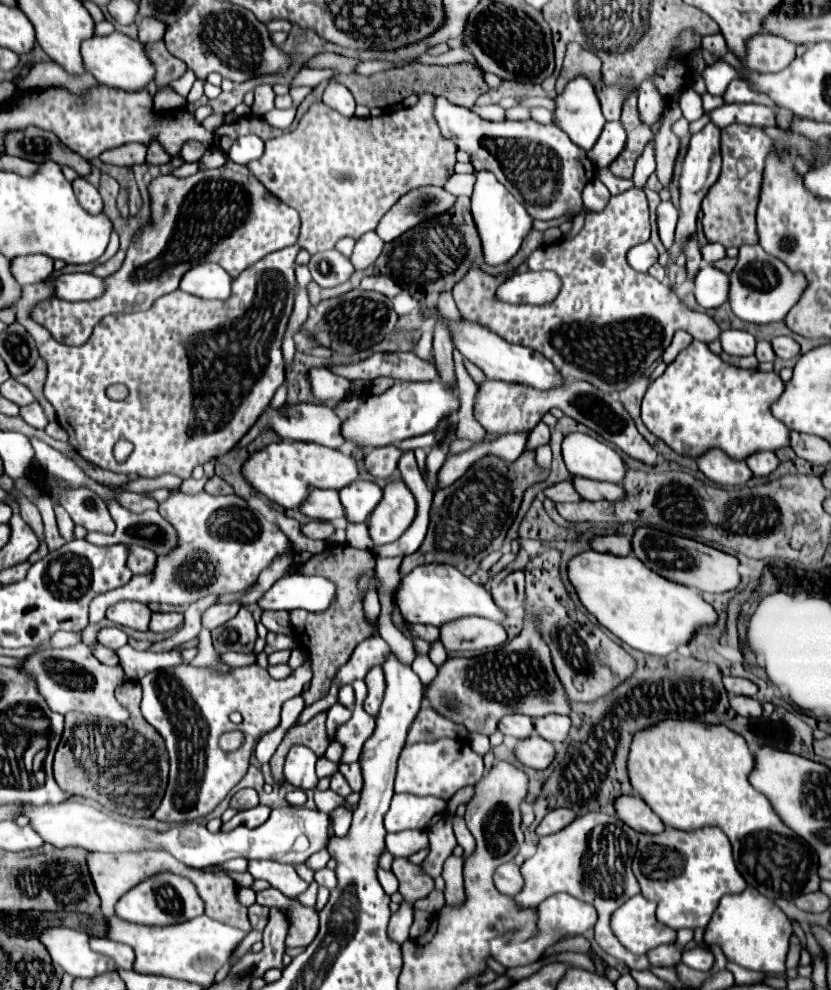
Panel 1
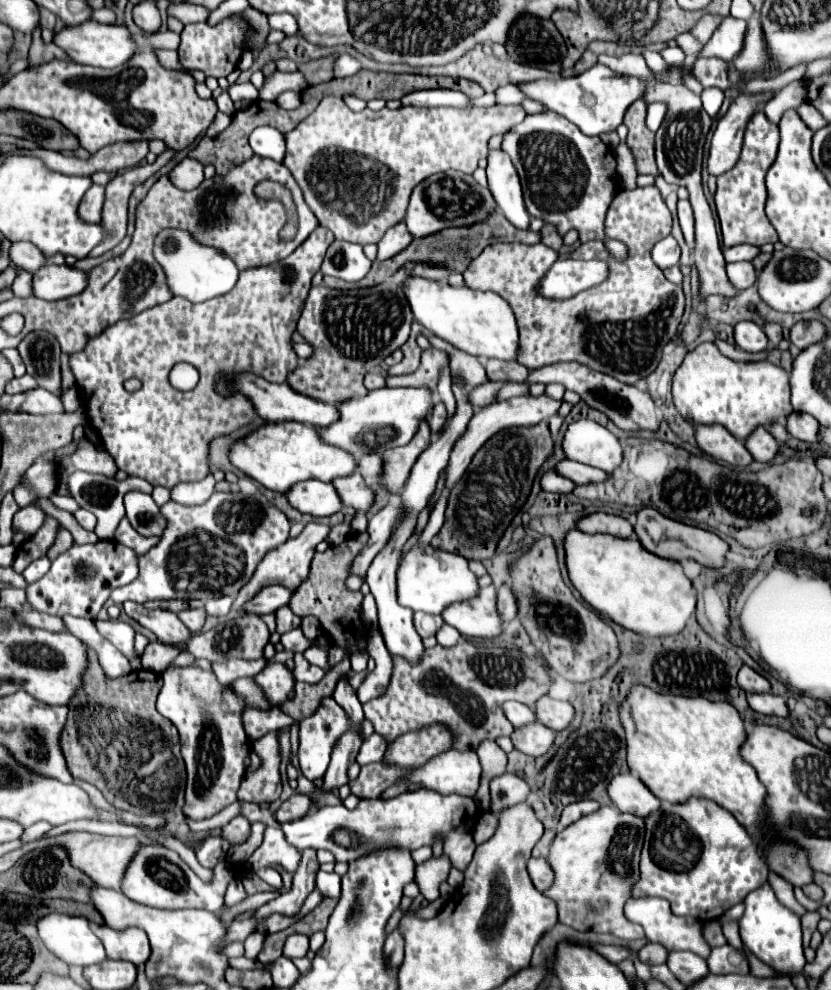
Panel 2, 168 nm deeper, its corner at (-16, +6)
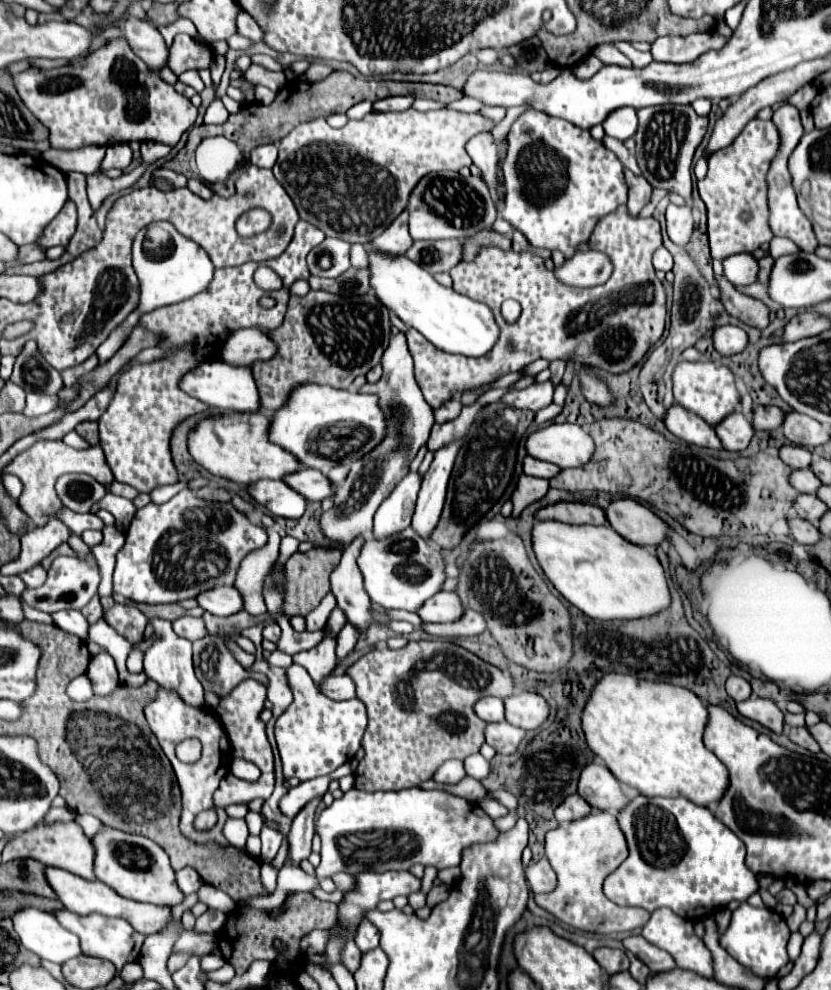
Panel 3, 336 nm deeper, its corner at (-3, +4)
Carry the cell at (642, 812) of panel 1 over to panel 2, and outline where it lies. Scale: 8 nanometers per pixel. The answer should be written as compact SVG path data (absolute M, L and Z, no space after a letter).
M632 774L614 776L608 794L622 812L630 812L640 818L646 818L652 812L660 810L660 800L648 790L648 786L640 778Z

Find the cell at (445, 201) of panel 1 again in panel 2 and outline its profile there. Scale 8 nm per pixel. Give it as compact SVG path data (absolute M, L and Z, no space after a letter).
M442 172L442 174L434 174L430 178L422 180L414 188L406 216L404 216L404 224L414 238L422 238L424 234L438 232L440 228L480 222L494 208L496 208L496 204L492 200L490 190L480 186L472 176L462 174L462 172Z

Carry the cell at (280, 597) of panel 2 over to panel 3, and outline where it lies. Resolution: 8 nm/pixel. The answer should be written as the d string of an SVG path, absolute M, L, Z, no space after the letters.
M217 586L213 590L205 590L195 600L203 610L215 616L231 616L243 608L243 598L233 586Z

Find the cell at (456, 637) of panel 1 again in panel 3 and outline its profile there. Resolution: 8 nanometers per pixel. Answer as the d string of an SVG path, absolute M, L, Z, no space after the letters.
M437 592L419 610L423 622L455 622L463 614L463 606L453 592Z

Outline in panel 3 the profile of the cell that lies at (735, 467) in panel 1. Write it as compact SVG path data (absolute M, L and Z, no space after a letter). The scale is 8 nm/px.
M673 404L667 408L663 422L671 434L675 434L677 438L681 438L689 444L721 450L721 442L719 442L715 430L711 426L707 426L707 422L703 422L703 418L699 418L697 414L691 414L691 410L685 410L679 404Z

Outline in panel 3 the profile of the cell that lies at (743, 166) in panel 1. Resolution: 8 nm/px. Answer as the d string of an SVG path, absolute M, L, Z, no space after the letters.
M753 118L729 146L709 156L709 172L699 182L699 194L709 214L709 244L715 260L725 260L739 252L753 252L761 244L771 242L767 172L777 156L779 142L779 130L773 120Z

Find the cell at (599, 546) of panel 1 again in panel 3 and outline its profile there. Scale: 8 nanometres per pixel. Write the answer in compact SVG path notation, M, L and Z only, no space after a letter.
M555 502L535 512L535 520L559 520L567 524L605 524L605 514L591 502Z

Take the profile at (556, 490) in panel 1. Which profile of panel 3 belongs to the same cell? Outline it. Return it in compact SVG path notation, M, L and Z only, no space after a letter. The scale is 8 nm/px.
M521 474L517 480L517 486L513 490L513 516L519 516L519 512L529 506L531 502L543 498L543 494L547 494L549 490L549 482L545 478L535 478L535 476L527 476Z

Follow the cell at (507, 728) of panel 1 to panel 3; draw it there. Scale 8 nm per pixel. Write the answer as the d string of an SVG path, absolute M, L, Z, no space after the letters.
M485 696L475 702L475 714L485 722L501 722L503 720L503 700L495 696Z

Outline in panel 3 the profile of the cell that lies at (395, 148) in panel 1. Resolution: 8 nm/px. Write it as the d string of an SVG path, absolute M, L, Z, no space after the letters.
M455 110L369 112L365 118L349 120L337 130L331 128L325 118L317 118L299 124L279 142L279 158L273 166L273 174L285 186L305 222L321 228L327 236L367 244L383 234L383 230L407 208L411 190L425 174L471 166L471 158L465 152L467 140L479 134L479 130L491 130L493 126L489 118Z

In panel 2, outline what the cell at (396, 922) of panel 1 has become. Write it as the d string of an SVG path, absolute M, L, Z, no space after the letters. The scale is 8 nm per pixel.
M396 928L392 934L388 934L386 944L384 944L384 954L388 956L388 962L392 964L402 964L404 958L404 936L400 928Z

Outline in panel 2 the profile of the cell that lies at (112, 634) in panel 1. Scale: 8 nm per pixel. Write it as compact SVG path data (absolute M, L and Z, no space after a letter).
M94 620L98 632L110 640L128 660L134 660L134 658L140 658L138 652L134 650L134 628L122 620Z

